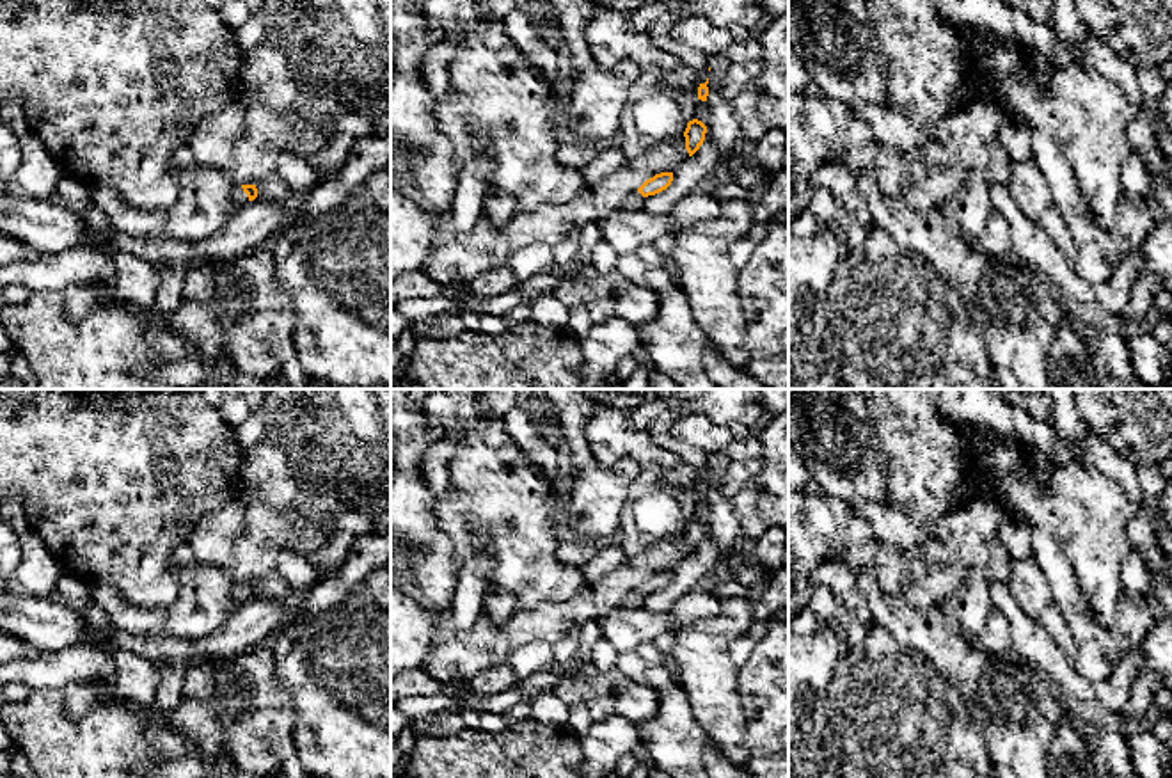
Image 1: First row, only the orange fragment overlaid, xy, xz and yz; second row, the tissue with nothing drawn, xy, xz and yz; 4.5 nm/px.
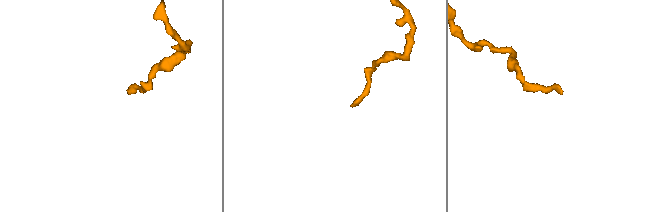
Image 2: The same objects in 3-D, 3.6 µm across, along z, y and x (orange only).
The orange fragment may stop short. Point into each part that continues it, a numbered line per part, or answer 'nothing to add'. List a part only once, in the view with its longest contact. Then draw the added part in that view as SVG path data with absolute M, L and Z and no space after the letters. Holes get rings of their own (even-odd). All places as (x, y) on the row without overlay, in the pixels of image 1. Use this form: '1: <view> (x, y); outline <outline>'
1: xy (238, 594); outline M234 583L231 588L231 597L234 602L242 604L249 599L247 591L243 590L242 583Z

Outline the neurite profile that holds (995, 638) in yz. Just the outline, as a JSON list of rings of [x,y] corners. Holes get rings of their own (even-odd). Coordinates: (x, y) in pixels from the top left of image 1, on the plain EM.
[[[993,609],[984,629],[973,639],[977,647],[994,657],[1014,657],[1014,636],[1003,613]]]

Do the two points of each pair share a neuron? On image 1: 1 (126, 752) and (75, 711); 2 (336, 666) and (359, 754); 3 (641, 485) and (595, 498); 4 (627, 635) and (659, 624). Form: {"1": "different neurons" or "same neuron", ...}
{"1": "different neurons", "2": "same neuron", "3": "different neurons", "4": "same neuron"}

